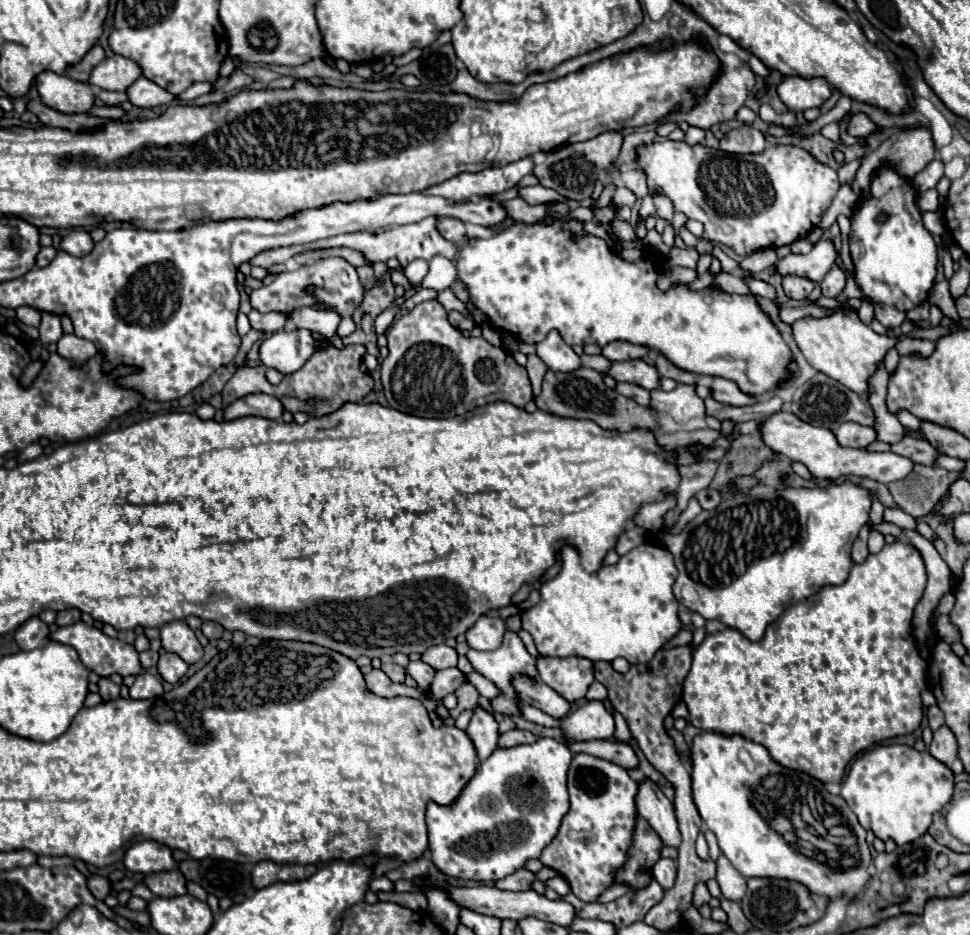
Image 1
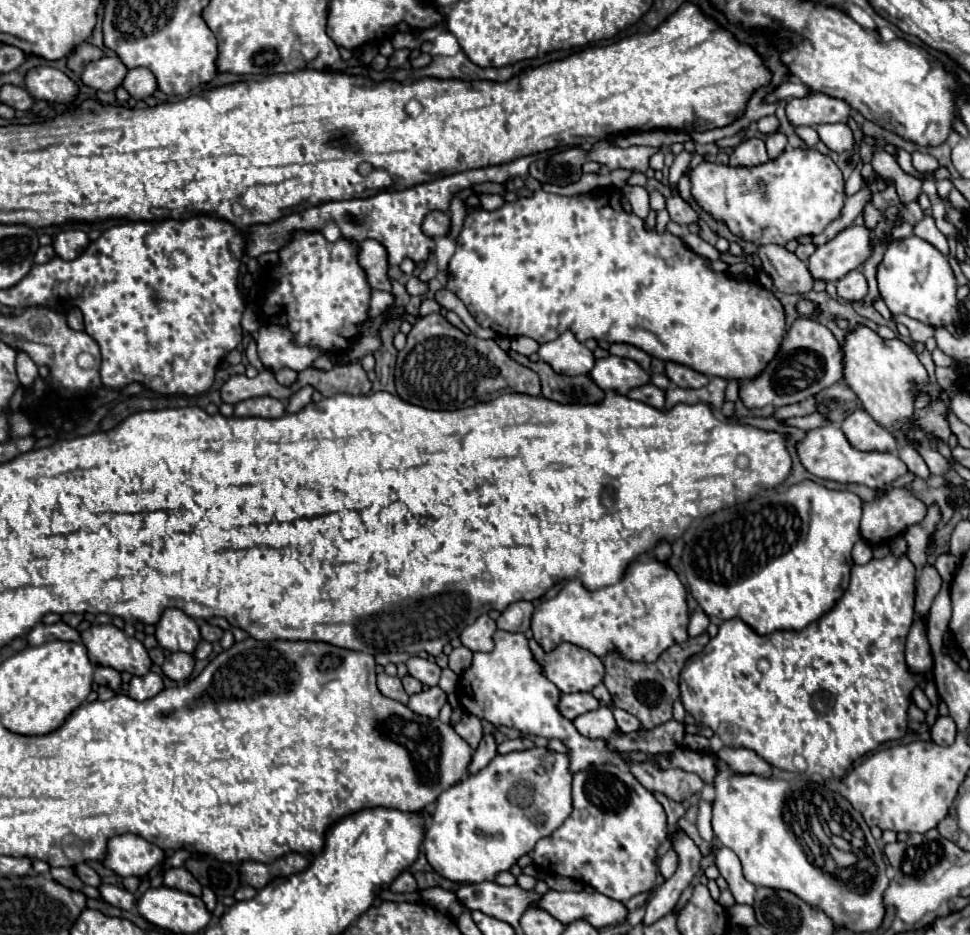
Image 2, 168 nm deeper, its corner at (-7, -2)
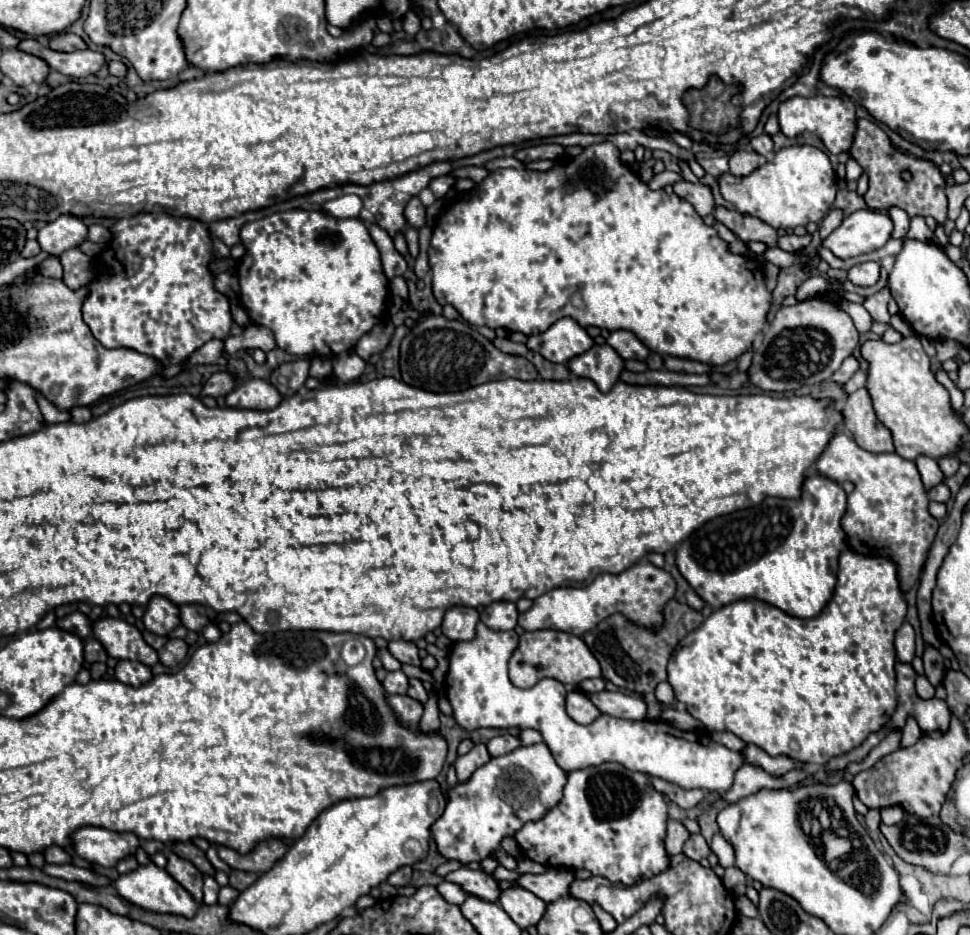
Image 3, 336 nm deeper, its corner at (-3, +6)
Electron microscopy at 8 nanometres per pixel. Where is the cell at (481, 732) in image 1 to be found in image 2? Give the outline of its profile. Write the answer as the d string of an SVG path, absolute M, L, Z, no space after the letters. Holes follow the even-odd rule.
M485 735L483 739L481 739L481 743L479 743L479 747L475 749L475 753L473 753L473 759L471 759L471 763L469 763L469 773L477 773L477 771L481 771L493 757L497 755L497 745L495 745L495 739L493 739L493 735Z

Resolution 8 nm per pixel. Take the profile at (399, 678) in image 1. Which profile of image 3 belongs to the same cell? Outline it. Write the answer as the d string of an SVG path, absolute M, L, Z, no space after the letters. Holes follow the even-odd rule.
M409 679L409 691L407 691L407 695L413 697L413 699L417 699L417 701L421 701L421 703L425 703L427 697L429 697L419 679Z

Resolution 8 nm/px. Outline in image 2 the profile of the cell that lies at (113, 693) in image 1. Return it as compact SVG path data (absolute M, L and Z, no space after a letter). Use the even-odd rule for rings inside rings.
M99 665L97 669L95 669L95 677L93 677L99 685L109 685L113 691L119 691L119 687L121 687L121 675L119 675L119 671L115 671L113 667L103 667L103 665Z

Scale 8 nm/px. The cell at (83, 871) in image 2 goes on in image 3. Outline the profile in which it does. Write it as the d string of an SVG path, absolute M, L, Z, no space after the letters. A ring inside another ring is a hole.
M49 847L45 853L45 859L47 859L47 863L57 863L57 865L65 865L65 863L71 863L71 855L65 851L65 849L61 849L61 847Z

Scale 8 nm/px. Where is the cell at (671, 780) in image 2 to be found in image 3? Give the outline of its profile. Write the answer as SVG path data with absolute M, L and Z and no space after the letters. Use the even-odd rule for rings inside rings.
M651 777L649 781L659 793L667 795L673 803L677 803L683 809L691 809L703 799L703 789L683 789L683 787L675 785L675 783L669 783L665 779L655 779L655 777Z

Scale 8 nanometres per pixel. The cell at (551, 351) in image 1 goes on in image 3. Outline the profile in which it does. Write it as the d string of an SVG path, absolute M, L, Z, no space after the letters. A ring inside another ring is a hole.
M563 317L545 333L529 337L527 347L551 363L569 363L573 357L589 351L593 347L593 339L571 317Z

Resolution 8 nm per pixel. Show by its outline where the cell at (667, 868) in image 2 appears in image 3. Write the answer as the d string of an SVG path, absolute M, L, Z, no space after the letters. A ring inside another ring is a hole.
M669 819L669 825L667 825L667 837L665 837L665 851L669 857L673 855L679 855L681 849L683 849L683 843L687 841L689 833L685 831L685 827L679 823L679 821L673 821Z

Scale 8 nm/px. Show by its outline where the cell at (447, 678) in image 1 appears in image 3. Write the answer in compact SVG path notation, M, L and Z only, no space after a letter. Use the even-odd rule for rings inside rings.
M389 695L387 699L403 725L407 727L419 725L419 719L423 715L423 705L417 699L411 699L407 695Z

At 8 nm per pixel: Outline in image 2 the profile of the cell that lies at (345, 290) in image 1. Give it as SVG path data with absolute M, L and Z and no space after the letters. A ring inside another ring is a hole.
M365 239L359 243L359 265L367 271L371 289L391 291L391 279L387 275L387 249L379 241Z

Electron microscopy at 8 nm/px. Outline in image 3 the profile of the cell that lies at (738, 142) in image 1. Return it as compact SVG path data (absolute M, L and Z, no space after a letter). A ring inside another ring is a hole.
M735 151L731 157L729 157L729 171L737 177L743 177L743 175L749 175L751 171L755 171L757 167L761 167L763 163L767 163L767 159L755 151Z

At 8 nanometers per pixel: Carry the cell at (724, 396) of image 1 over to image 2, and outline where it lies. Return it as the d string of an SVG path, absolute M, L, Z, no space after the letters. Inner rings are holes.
M797 317L789 331L785 333L775 357L769 361L767 369L753 379L743 379L739 395L747 407L783 407L799 403L815 393L843 381L843 349L837 337L821 323L811 317Z

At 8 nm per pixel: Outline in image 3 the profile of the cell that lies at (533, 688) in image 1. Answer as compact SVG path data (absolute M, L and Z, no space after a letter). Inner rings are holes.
M601 691L601 693L585 693L595 707L611 717L619 717L619 719L631 719L631 721L641 721L645 719L645 701L639 695L627 695L621 691Z

